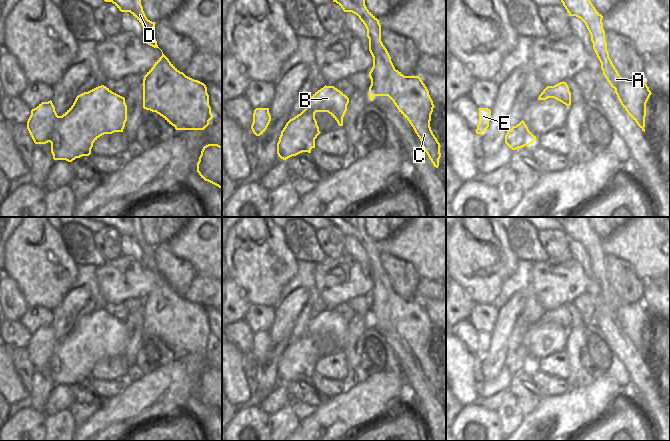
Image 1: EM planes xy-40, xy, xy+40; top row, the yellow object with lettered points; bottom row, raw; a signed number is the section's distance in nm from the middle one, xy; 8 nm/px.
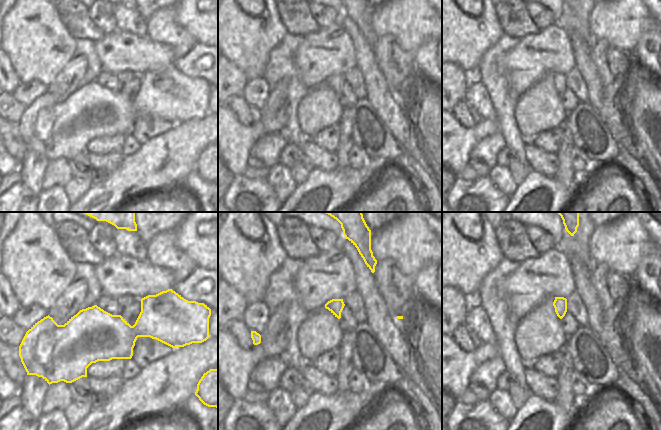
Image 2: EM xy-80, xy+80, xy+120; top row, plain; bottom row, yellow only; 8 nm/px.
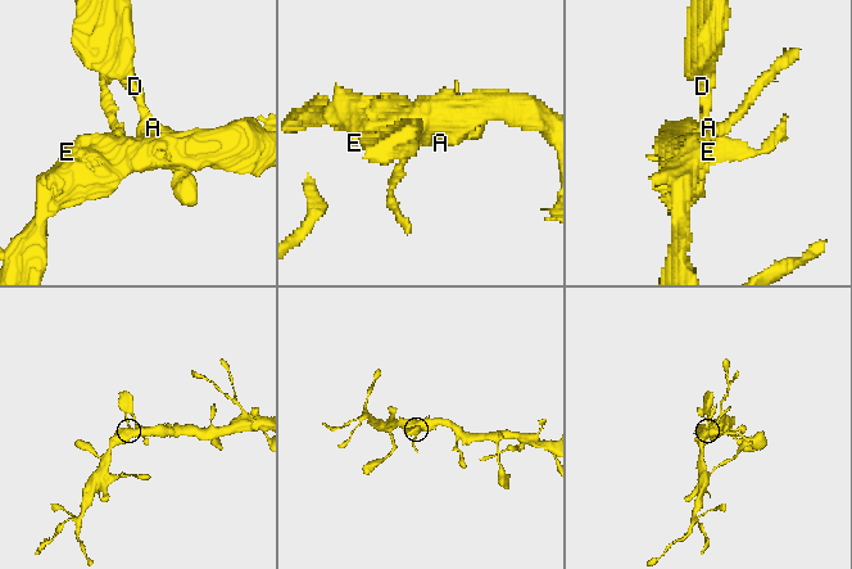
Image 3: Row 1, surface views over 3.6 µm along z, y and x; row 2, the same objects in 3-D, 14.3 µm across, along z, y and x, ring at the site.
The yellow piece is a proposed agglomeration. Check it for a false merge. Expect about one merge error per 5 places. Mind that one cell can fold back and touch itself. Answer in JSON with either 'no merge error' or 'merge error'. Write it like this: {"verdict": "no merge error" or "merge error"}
{"verdict": "no merge error"}

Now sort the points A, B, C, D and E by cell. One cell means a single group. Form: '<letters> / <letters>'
A B C D E

